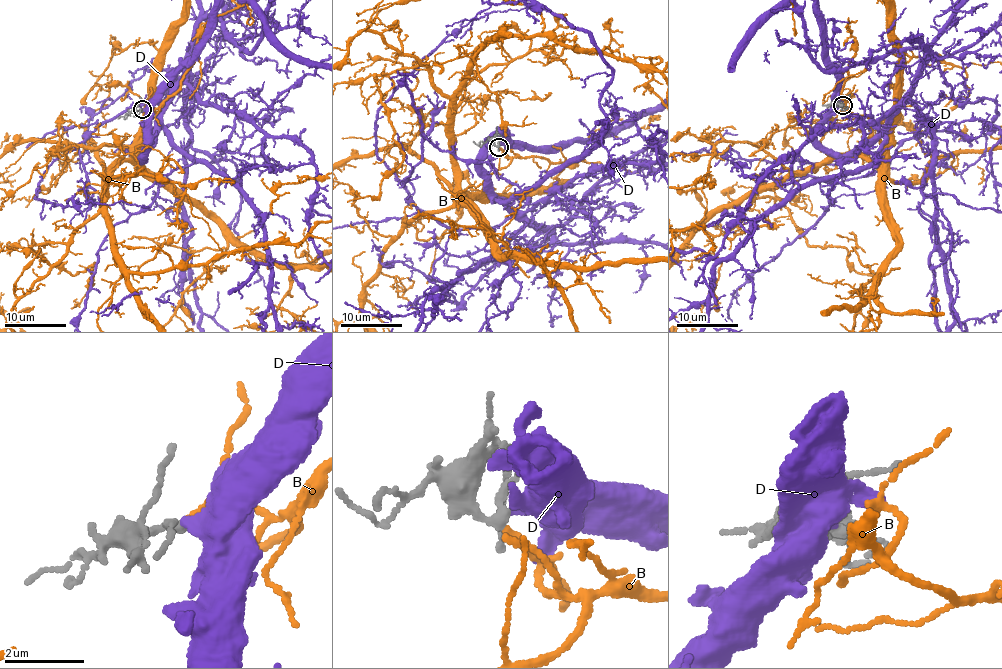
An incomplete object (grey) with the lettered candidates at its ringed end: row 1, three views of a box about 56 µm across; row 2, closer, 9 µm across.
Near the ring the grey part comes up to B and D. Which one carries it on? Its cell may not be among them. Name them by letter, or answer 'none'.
B

